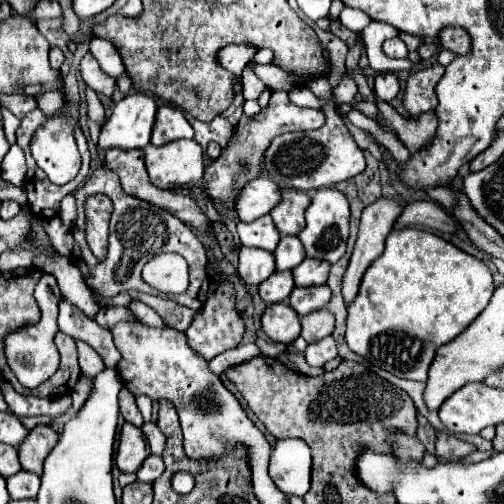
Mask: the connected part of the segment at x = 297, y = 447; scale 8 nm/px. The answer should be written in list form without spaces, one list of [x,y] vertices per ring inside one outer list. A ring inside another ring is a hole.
[[[287,438],[277,440],[271,460],[269,460],[269,476],[275,486],[285,496],[303,498],[309,490],[309,474],[311,474],[311,450],[303,440]]]

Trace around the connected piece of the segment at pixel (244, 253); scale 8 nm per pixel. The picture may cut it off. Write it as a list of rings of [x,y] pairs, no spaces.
[[[239,248],[239,276],[247,284],[261,284],[275,272],[275,256],[261,248]]]

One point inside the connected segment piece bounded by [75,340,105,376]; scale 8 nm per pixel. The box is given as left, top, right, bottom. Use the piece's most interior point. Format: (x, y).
(86, 355)

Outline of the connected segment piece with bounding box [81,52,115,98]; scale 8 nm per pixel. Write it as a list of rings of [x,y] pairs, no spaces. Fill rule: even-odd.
[[[87,52],[87,54],[83,56],[83,60],[81,60],[81,74],[83,74],[85,84],[91,86],[97,94],[103,94],[103,96],[107,96],[107,98],[113,96],[113,92],[115,92],[115,78],[107,76],[107,74],[99,68],[97,60],[93,58],[93,54],[89,54],[89,52]]]

